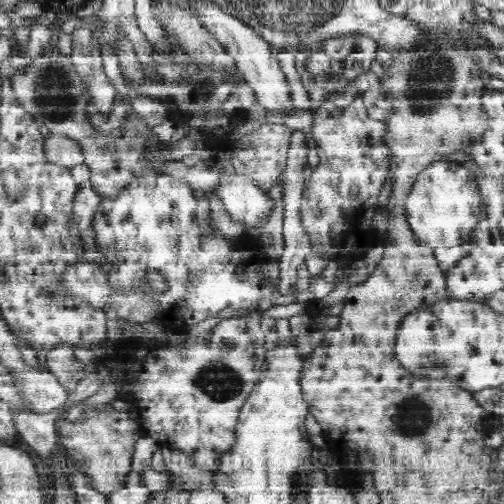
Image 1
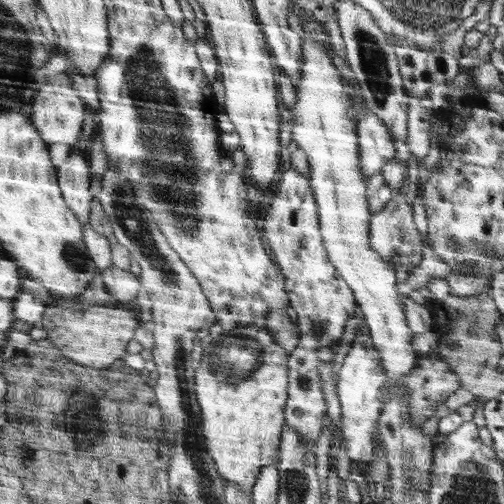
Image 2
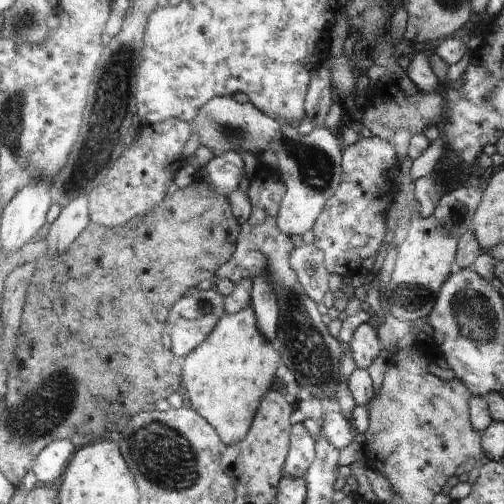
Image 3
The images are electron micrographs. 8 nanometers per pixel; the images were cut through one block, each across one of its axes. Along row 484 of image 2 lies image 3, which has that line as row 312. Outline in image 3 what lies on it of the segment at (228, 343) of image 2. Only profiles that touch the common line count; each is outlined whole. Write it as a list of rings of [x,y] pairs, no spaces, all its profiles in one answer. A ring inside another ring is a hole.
[[[255,308],[233,316],[225,314],[209,340],[183,360],[183,396],[187,404],[217,428],[225,448],[241,444],[253,428],[261,402],[271,392],[277,368],[283,364],[281,352],[263,334]]]

